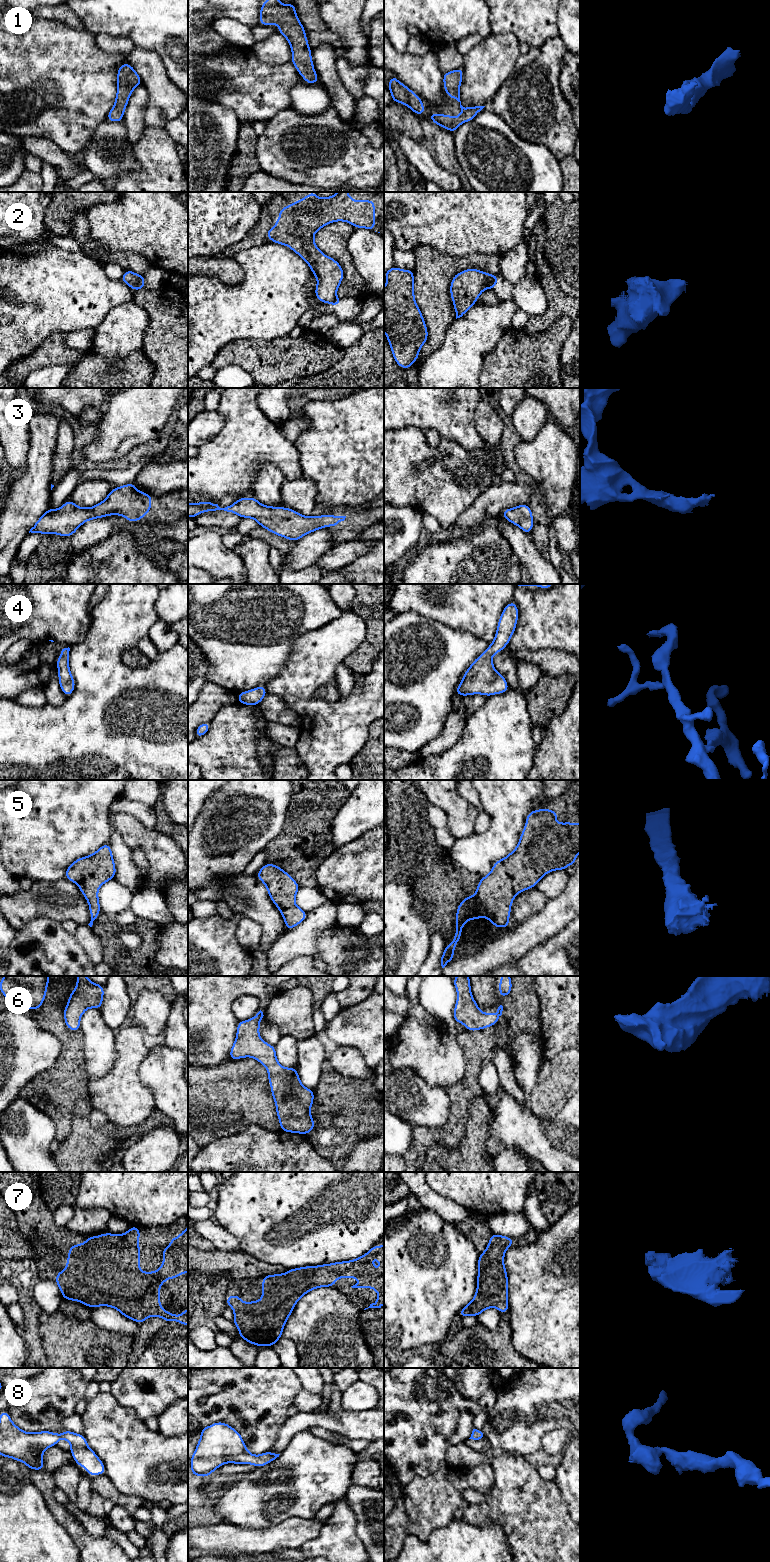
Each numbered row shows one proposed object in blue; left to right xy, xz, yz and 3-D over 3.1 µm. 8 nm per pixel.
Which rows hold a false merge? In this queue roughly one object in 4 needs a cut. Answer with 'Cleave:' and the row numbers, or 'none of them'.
Cleave: 2

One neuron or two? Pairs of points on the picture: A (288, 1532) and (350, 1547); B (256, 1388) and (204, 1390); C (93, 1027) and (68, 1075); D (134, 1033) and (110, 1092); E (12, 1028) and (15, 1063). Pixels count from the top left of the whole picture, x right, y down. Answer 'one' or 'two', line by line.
A: two
B: one
C: two
D: one
E: one

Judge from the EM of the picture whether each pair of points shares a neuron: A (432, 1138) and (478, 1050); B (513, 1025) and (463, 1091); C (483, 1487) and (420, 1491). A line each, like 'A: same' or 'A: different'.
A: same
B: same
C: same

